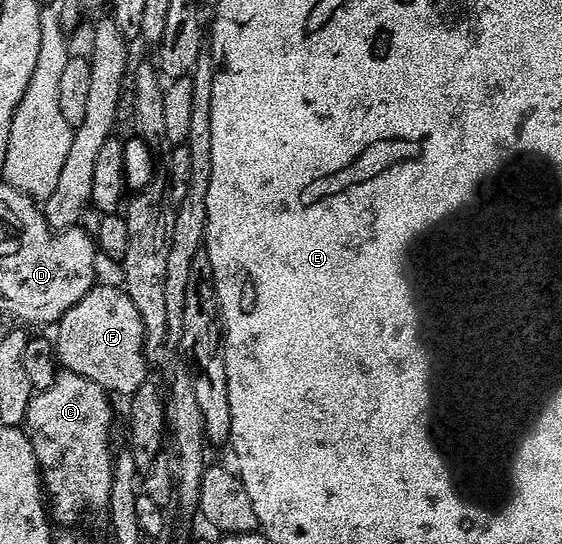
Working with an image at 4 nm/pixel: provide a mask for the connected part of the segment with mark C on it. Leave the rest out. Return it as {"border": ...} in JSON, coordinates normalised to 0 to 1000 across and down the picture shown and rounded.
{"border":[[[109,678],[96,706],[80,717],[66,717],[46,750],[39,783],[64,833],[71,857],[75,899],[89,917],[89,952],[94,961],[128,960],[148,938],[180,938],[190,932],[198,912],[201,822],[192,822],[199,805],[199,746],[192,741],[194,719],[181,715],[167,699]]]}

